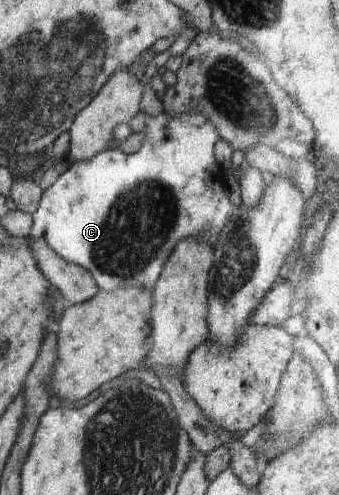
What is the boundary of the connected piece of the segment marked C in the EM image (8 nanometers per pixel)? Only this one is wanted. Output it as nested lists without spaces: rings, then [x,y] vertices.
[[[139,111],[126,124],[131,127],[132,132],[145,132],[143,143],[137,152],[126,155],[121,150],[103,149],[94,156],[91,156],[90,160],[79,160],[72,164],[71,167],[67,168],[66,172],[53,181],[51,186],[43,191],[39,207],[37,207],[32,216],[32,226],[29,235],[31,238],[45,240],[47,245],[65,261],[83,266],[83,269],[86,269],[93,276],[98,289],[106,292],[114,292],[116,289],[125,288],[129,285],[136,288],[147,287],[152,290],[159,279],[159,275],[161,275],[168,257],[174,252],[175,246],[181,240],[194,238],[196,234],[209,233],[211,241],[214,242],[228,218],[234,214],[233,205],[227,195],[226,184],[220,165],[217,163],[213,153],[214,145],[220,138],[218,128],[203,114],[191,113],[173,116],[172,114],[161,112],[156,117],[151,117]]]

